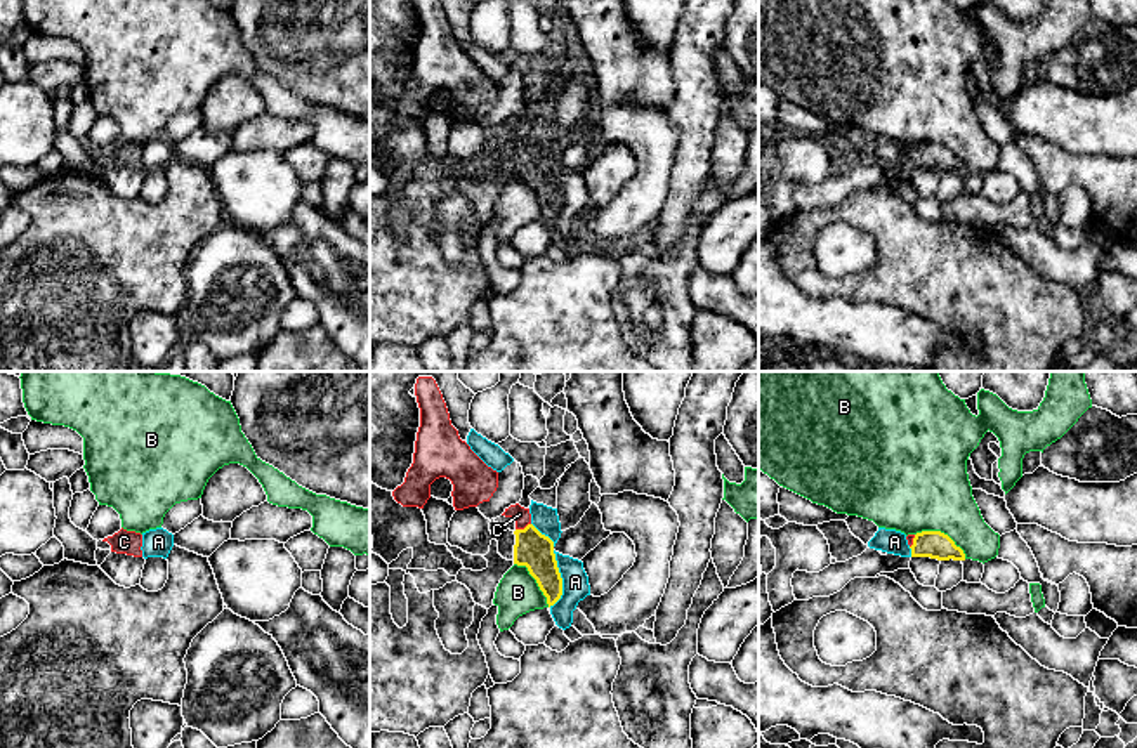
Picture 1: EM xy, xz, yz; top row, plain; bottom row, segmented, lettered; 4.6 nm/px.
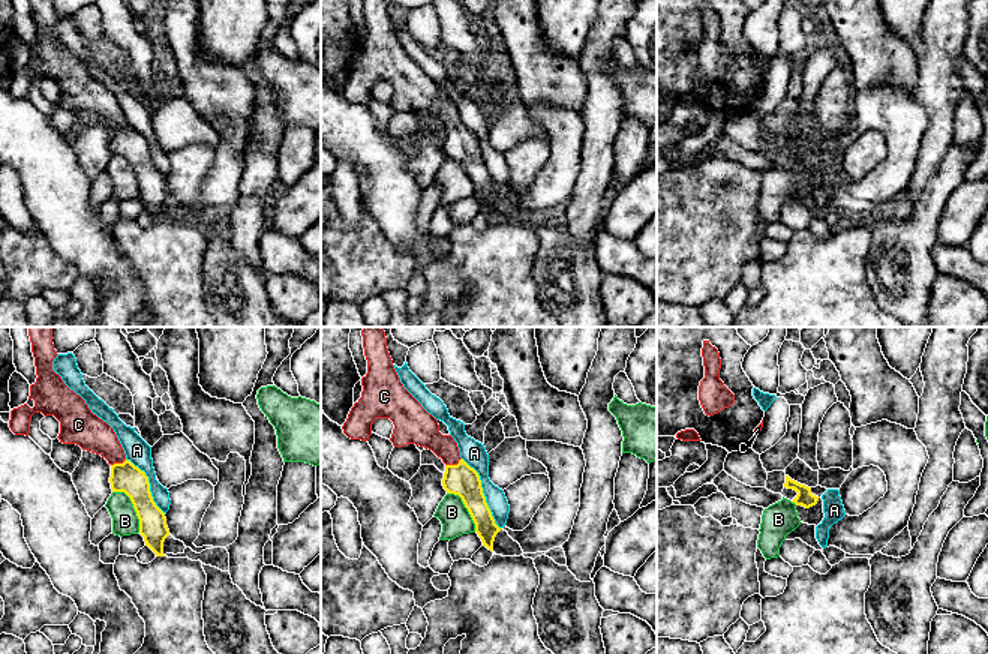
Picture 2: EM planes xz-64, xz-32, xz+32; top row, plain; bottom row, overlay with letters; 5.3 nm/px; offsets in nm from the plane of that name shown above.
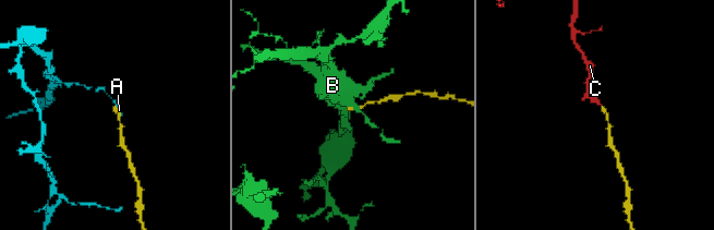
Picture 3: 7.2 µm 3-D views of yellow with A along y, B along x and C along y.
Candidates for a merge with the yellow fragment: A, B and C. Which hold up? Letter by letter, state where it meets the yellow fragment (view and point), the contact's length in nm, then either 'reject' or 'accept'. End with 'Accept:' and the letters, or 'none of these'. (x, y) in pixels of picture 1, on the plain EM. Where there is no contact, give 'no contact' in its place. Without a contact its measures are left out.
A: xz (561, 191) | 260 nm | reject
B: yz (943, 144) | 260 nm | reject
C: xz (525, 139) | 80 nm | accept
Accept: C

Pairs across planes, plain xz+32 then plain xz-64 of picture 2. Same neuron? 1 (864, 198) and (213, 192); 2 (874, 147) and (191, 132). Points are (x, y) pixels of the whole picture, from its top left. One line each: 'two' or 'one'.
1: one
2: two

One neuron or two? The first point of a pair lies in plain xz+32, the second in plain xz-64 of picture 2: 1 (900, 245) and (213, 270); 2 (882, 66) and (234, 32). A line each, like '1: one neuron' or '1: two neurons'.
1: one neuron
2: two neurons

